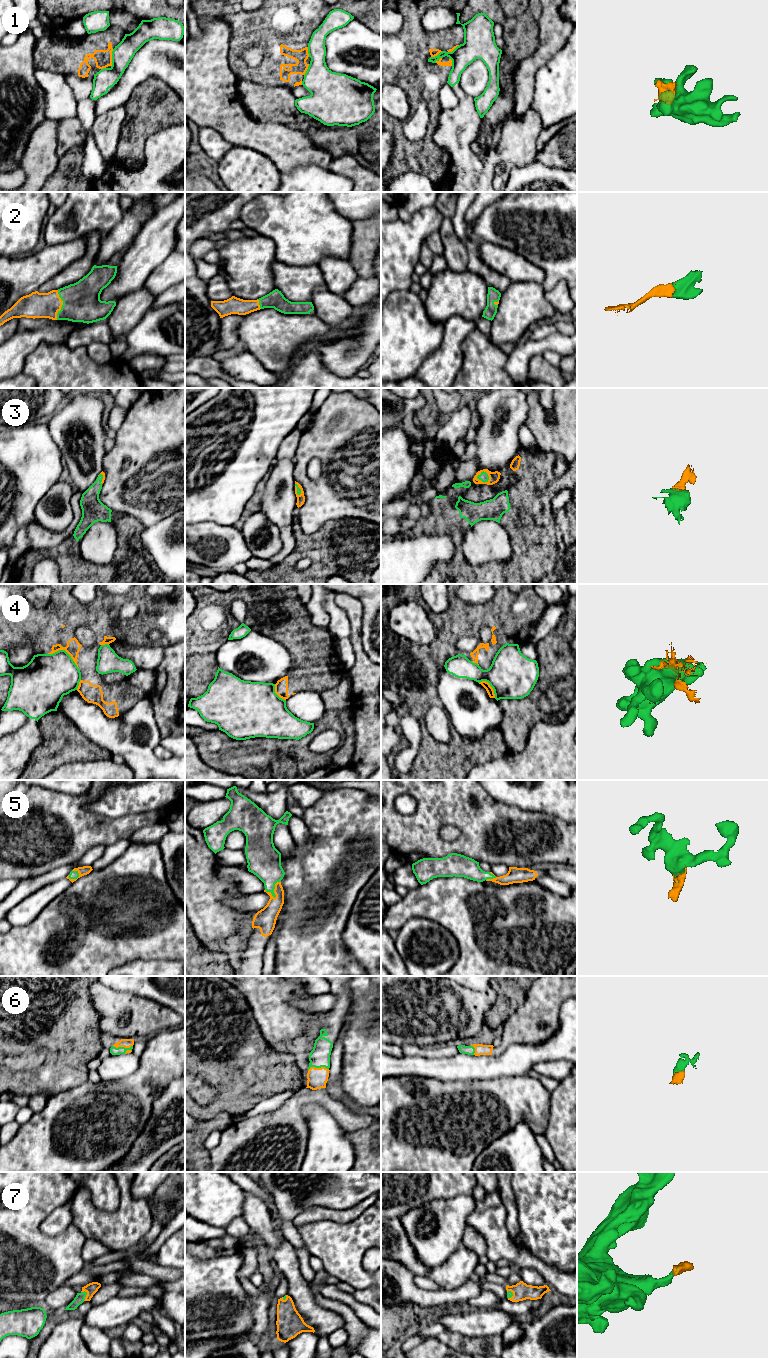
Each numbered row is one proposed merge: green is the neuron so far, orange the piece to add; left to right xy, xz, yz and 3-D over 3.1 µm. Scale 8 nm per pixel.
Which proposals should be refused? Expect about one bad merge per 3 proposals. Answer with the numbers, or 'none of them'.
1, 4

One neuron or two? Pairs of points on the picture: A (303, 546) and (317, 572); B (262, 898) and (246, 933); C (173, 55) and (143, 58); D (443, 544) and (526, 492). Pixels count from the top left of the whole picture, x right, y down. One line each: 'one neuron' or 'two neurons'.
A: one neuron
B: one neuron
C: one neuron
D: two neurons

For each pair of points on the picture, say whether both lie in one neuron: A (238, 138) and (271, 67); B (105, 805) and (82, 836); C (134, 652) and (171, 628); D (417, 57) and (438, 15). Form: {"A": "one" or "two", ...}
{"A": "two", "B": "two", "C": "two", "D": "two"}

